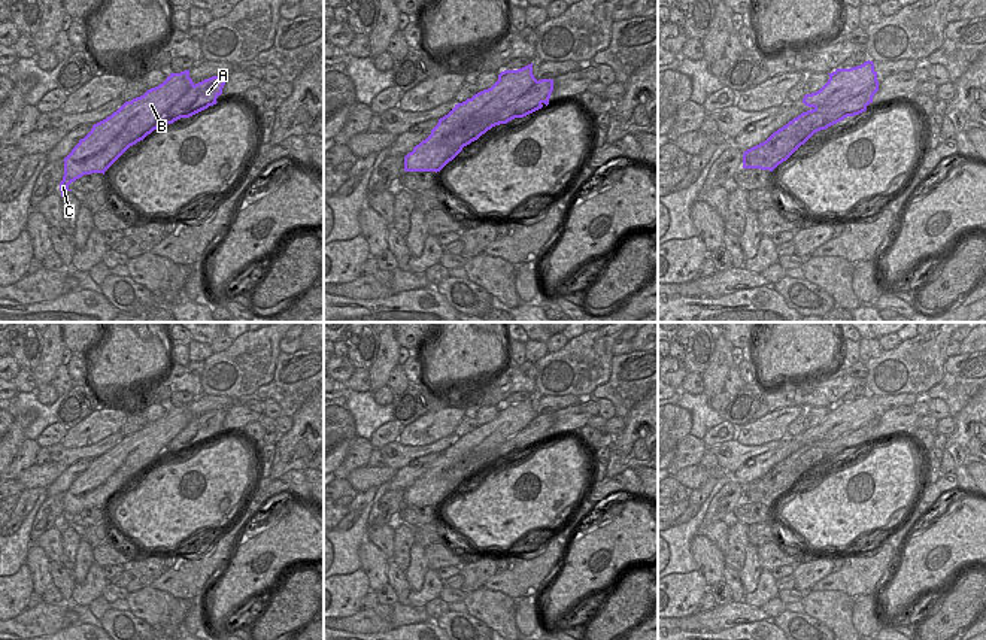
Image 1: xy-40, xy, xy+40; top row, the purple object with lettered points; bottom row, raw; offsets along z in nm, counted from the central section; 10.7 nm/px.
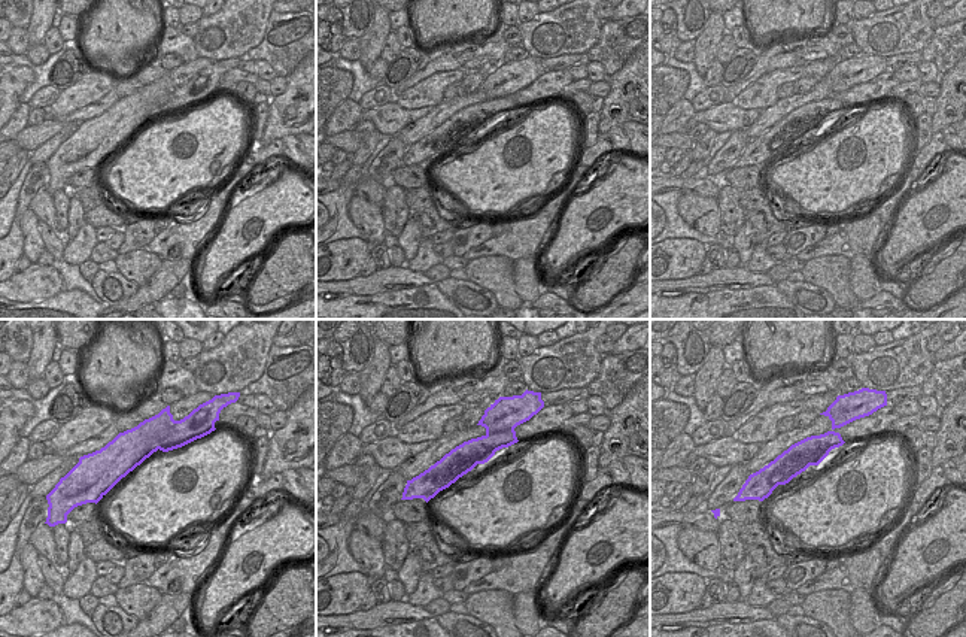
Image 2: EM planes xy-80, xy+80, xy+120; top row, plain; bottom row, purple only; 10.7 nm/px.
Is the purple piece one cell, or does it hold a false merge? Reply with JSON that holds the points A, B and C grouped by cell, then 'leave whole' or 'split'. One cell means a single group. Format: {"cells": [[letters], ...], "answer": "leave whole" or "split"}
{"cells": [["A"], ["B", "C"]], "answer": "split"}

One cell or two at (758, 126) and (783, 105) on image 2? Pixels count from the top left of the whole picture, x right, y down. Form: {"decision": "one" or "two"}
{"decision": "one"}

